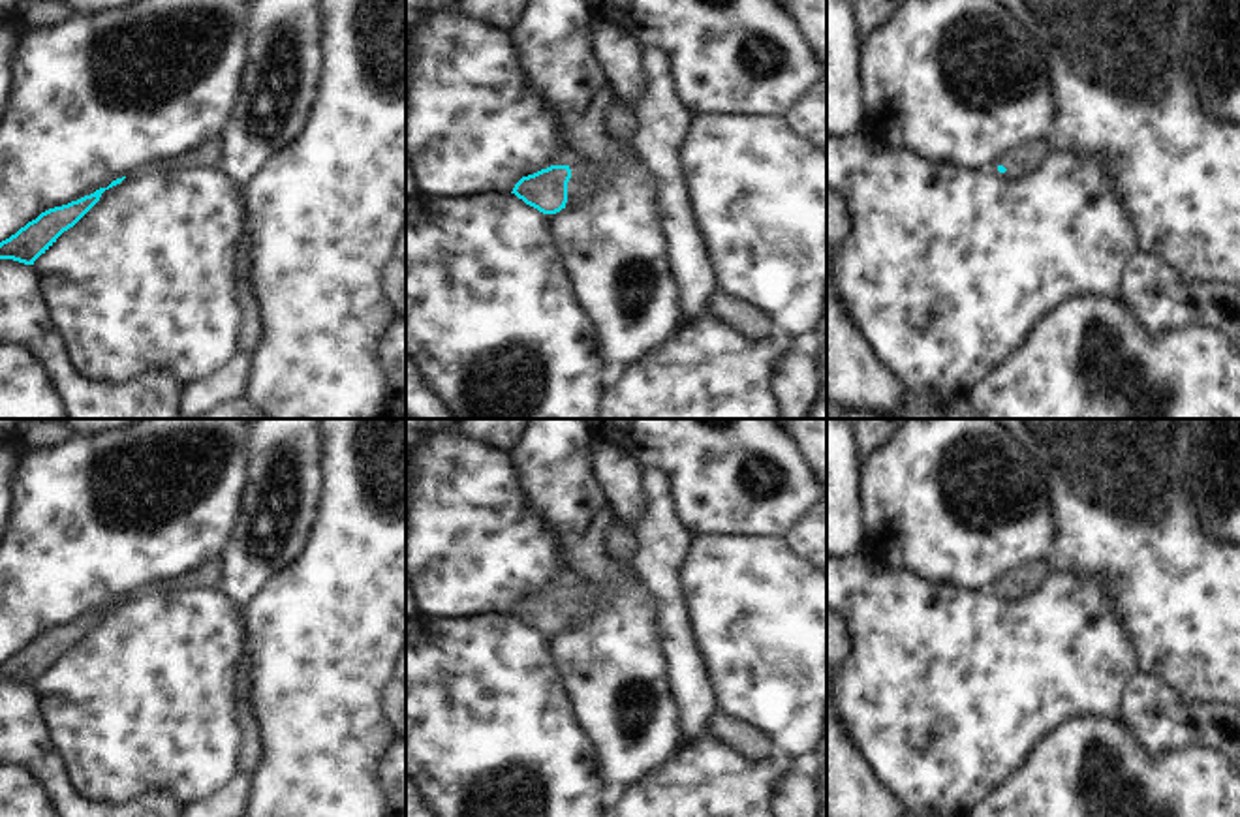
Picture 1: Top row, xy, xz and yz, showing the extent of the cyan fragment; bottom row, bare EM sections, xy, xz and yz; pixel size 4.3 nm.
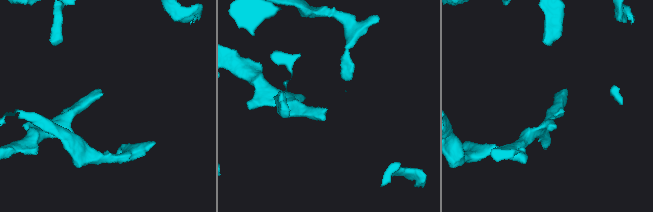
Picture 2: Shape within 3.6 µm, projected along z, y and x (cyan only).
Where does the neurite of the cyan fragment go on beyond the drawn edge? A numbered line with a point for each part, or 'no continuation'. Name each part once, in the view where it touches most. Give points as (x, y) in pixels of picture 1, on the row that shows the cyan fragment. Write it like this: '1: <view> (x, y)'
1: xz (587, 177)

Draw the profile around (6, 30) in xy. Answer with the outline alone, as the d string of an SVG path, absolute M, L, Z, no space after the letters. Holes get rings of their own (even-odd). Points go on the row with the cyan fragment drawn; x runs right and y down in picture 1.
M0 21L0 118L4 115L8 96L11 90L11 56L15 47L15 34L9 21Z

